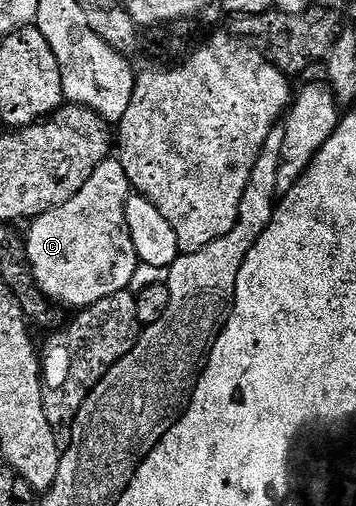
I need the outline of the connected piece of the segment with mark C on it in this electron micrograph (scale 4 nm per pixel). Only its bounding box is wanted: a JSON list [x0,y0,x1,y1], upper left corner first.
[24,157,139,309]

